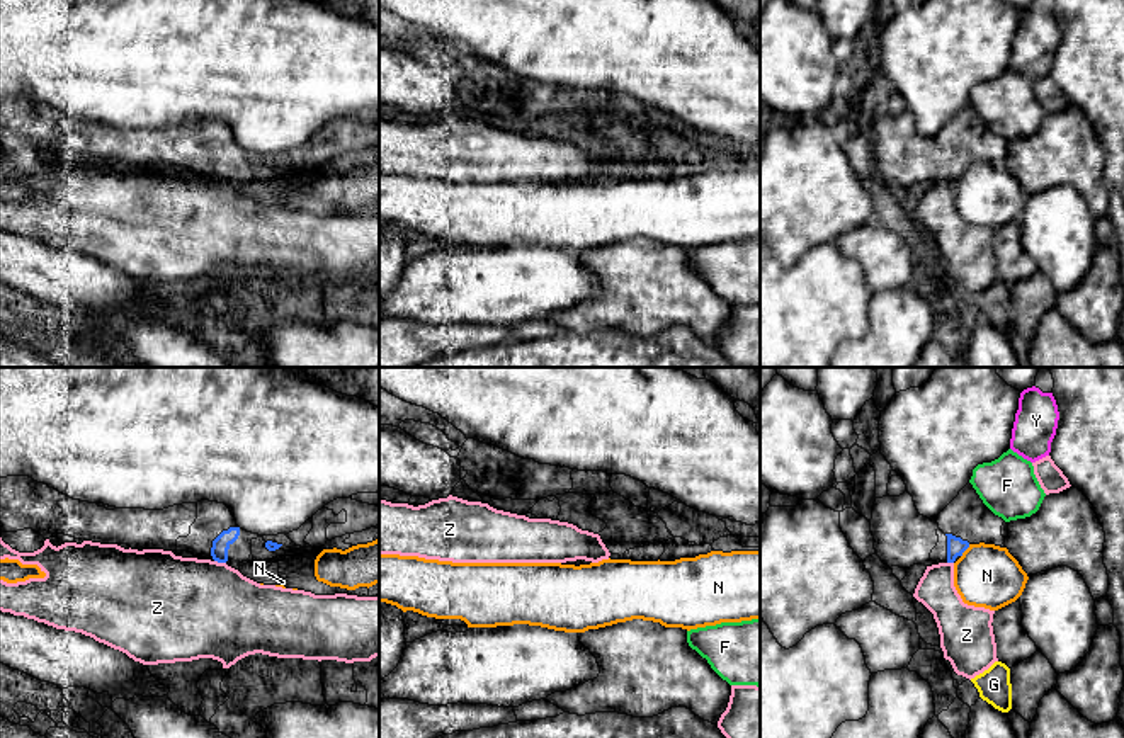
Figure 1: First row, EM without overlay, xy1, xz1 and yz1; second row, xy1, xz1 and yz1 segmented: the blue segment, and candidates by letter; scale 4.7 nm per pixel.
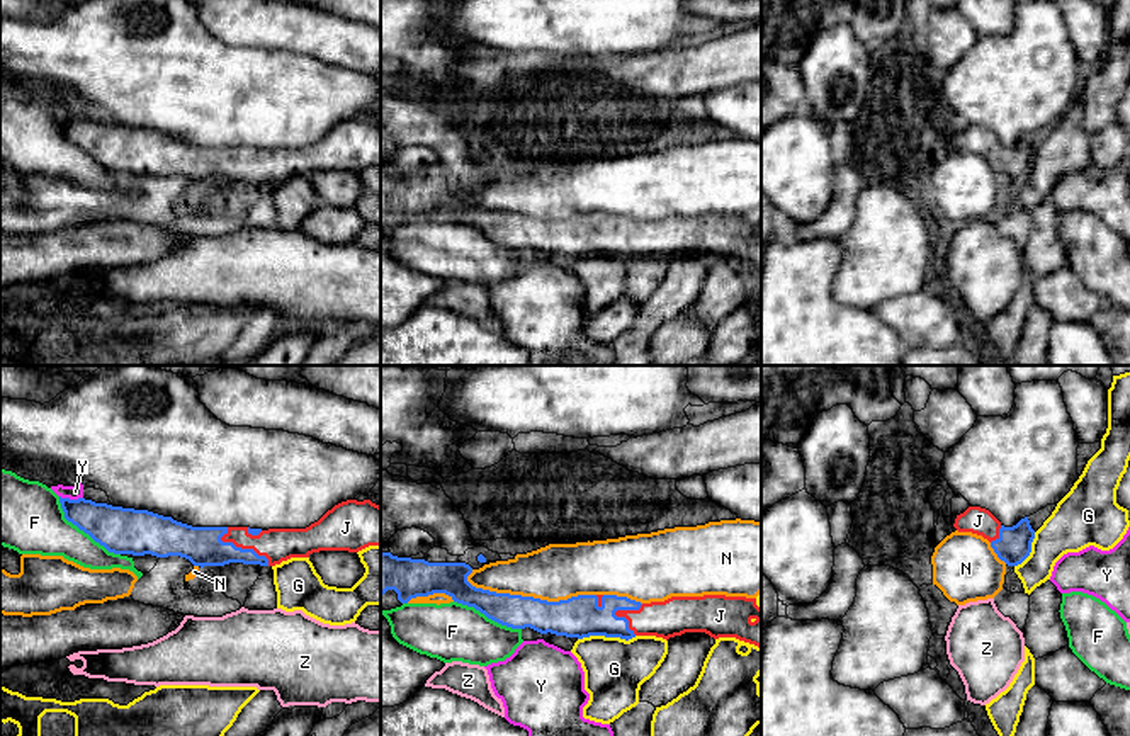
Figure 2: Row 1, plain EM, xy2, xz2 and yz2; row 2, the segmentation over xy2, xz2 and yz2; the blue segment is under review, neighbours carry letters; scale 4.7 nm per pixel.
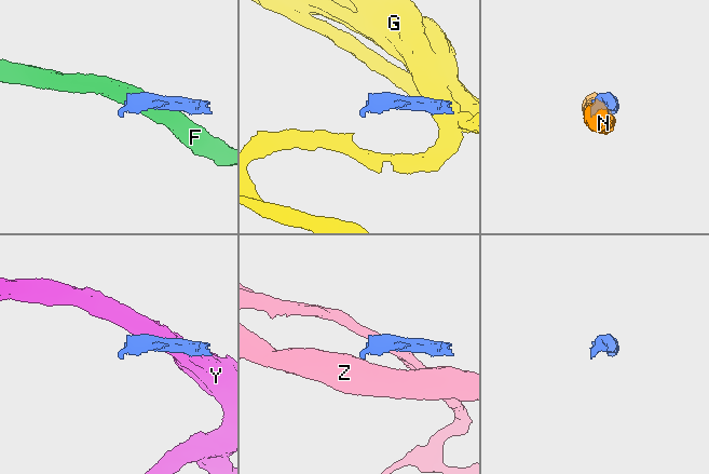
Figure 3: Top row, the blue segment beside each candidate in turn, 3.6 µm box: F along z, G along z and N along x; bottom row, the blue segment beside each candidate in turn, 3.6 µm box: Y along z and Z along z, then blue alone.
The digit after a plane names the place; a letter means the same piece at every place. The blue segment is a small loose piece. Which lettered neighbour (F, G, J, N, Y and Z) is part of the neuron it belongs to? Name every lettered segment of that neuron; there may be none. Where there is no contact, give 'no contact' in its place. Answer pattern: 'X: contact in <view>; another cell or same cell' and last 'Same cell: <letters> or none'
F: contact in xy2; another cell
G: contact in xz2; another cell
J: contact in xy2; same cell
N: contact in xz2; another cell
Y: contact in xy2; another cell
Z: contact in xy1; another cell
Same cell: J

